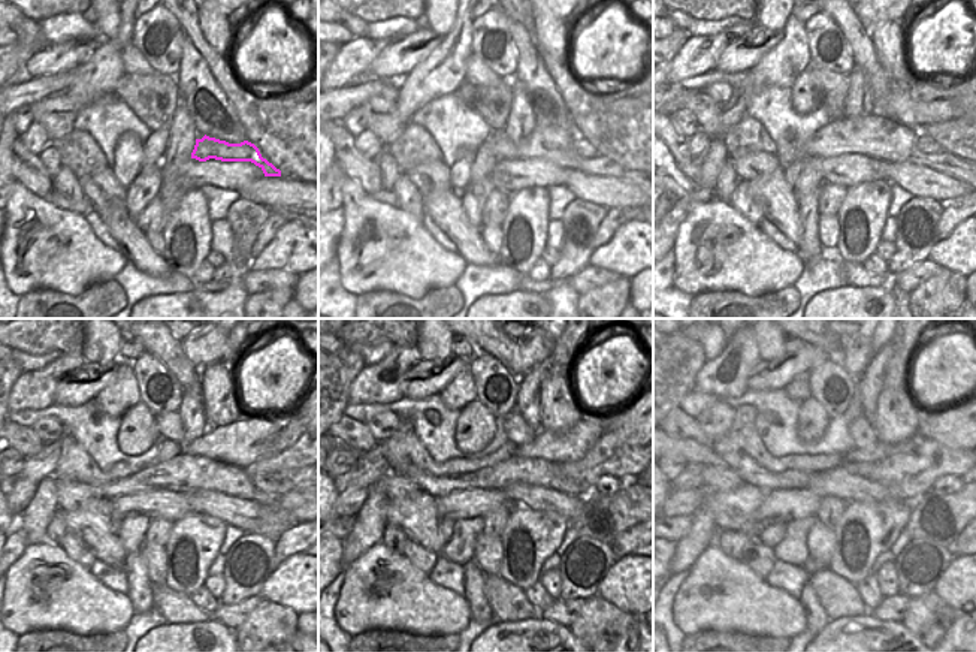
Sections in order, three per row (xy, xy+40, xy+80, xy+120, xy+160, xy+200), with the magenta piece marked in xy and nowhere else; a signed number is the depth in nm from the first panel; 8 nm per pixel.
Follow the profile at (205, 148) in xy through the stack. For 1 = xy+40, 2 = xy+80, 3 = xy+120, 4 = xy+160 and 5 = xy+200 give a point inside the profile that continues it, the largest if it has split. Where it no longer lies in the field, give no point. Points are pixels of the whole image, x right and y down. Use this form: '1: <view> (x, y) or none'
1: xy+40 (585, 157)
2: xy+80 (922, 150)
3: xy+120 (287, 507)
4: xy+160 (616, 504)
5: xy+200 (940, 515)

